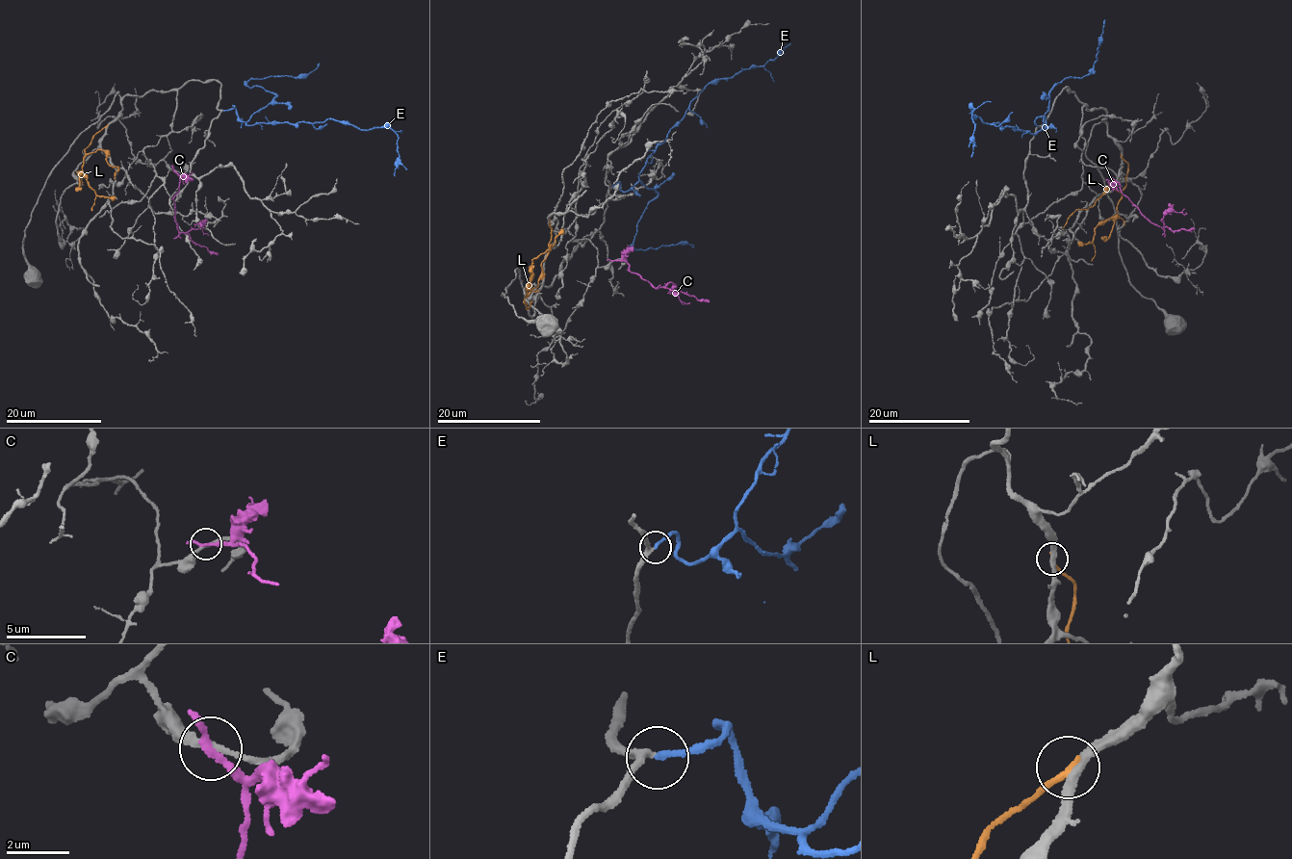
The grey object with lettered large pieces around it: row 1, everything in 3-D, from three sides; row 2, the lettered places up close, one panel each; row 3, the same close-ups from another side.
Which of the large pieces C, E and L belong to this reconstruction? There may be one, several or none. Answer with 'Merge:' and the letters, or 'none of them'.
Merge: E

